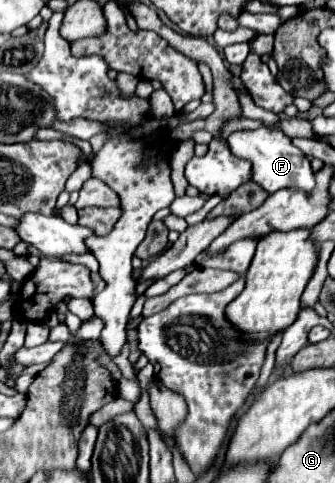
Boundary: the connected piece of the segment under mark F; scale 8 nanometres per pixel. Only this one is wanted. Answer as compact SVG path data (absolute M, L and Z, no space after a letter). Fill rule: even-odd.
M259 127L255 131L237 131L229 135L227 143L233 155L249 159L253 163L253 181L261 185L267 193L275 193L283 187L297 187L309 193L315 187L315 175L309 159L291 143L291 139L283 131L267 127Z

